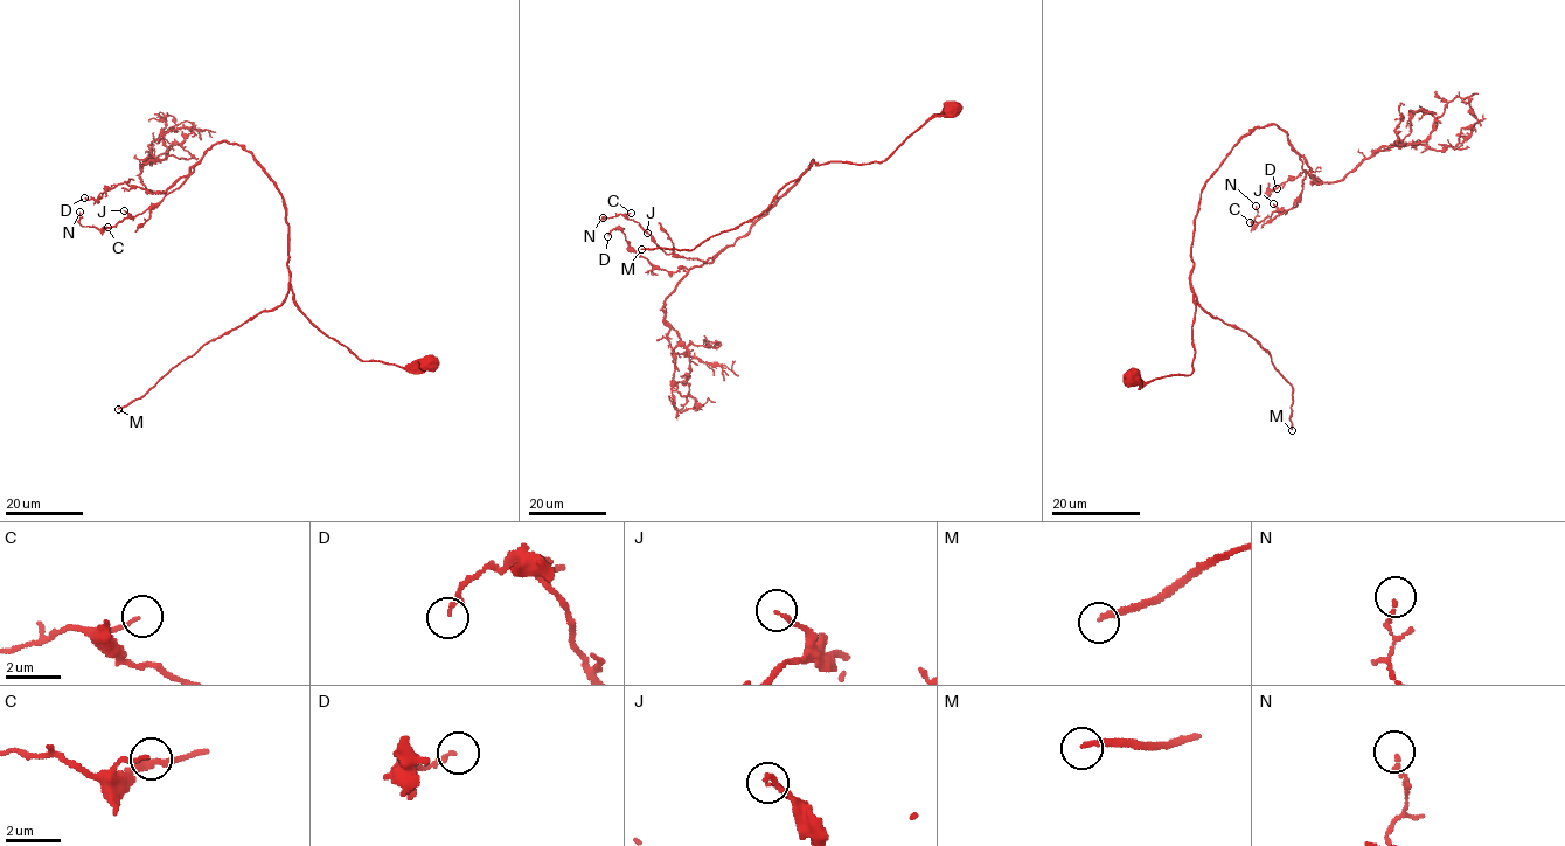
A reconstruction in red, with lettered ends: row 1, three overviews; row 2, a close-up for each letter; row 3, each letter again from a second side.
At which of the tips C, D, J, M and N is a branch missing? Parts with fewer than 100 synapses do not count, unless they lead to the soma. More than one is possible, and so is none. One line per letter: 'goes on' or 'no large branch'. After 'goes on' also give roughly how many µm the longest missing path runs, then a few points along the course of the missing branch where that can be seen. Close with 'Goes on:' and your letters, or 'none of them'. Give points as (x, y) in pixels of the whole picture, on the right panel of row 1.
C: no large branch
D: no large branch
J: no large branch
M: goes on; missing 200 µm
N: no large branch
Goes on: M

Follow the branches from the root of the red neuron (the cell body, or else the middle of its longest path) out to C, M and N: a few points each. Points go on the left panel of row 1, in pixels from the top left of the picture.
C: (429, 363), (362, 361), (311, 321), (290, 283), (283, 199), (236, 144), (217, 141), (179, 187), (108, 227)
M: (429, 363), (362, 361), (319, 330), (290, 289), (279, 305), (203, 344), (118, 409)
N: (429, 363), (362, 361), (311, 321), (283, 199), (236, 144), (115, 226), (80, 212)

